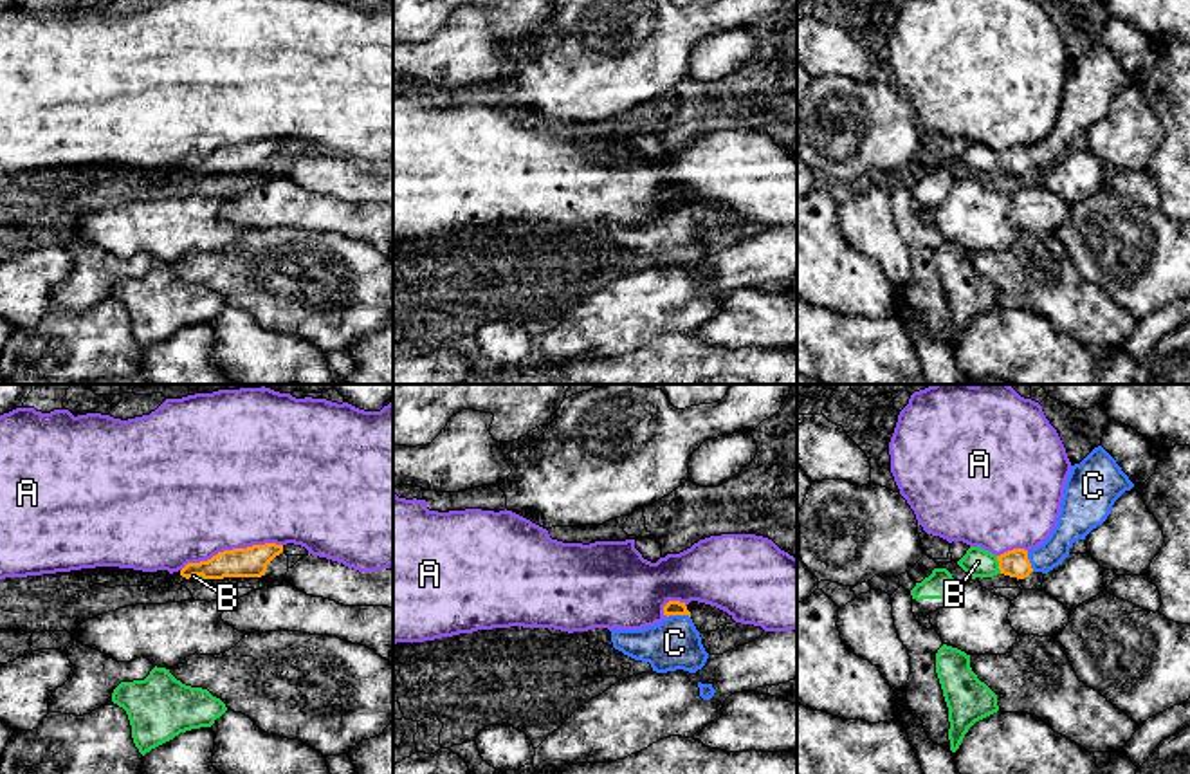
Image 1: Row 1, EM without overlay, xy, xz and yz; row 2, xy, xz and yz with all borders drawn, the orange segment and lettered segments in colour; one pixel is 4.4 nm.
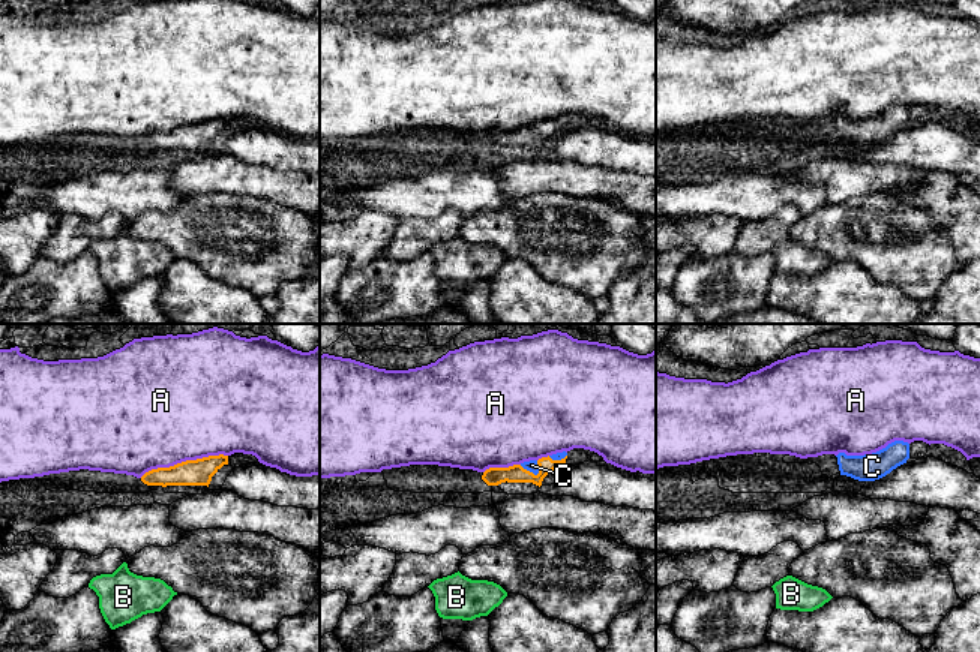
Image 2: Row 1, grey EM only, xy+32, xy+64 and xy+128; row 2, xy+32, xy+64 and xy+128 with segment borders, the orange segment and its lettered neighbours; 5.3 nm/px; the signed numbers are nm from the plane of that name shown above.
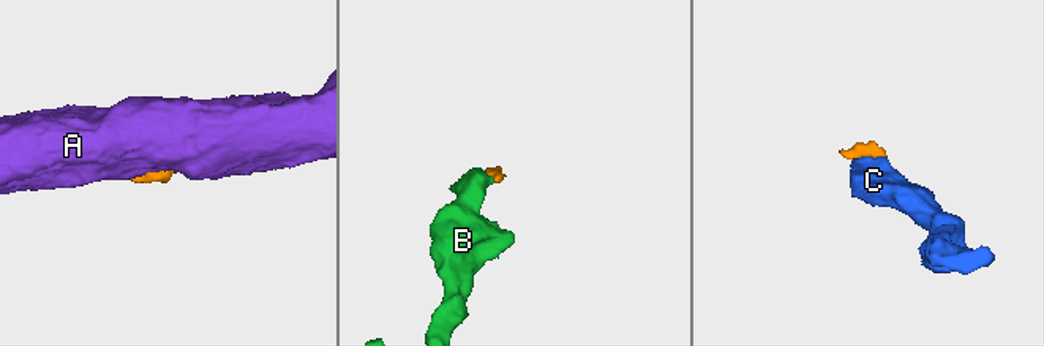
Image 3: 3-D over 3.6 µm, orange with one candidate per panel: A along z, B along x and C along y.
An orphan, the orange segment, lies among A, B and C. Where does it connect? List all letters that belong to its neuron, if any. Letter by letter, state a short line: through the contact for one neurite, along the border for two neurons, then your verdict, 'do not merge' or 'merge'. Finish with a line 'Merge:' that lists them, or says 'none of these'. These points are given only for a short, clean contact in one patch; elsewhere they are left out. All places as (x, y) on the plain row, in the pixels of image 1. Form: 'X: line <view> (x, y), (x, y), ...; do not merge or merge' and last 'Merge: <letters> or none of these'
A: do not merge
B: line yz (1014, 159), (999, 161), (978, 157); merge
C: line xz (673, 202), (678, 210), (675, 239); merge
Merge: B, C

